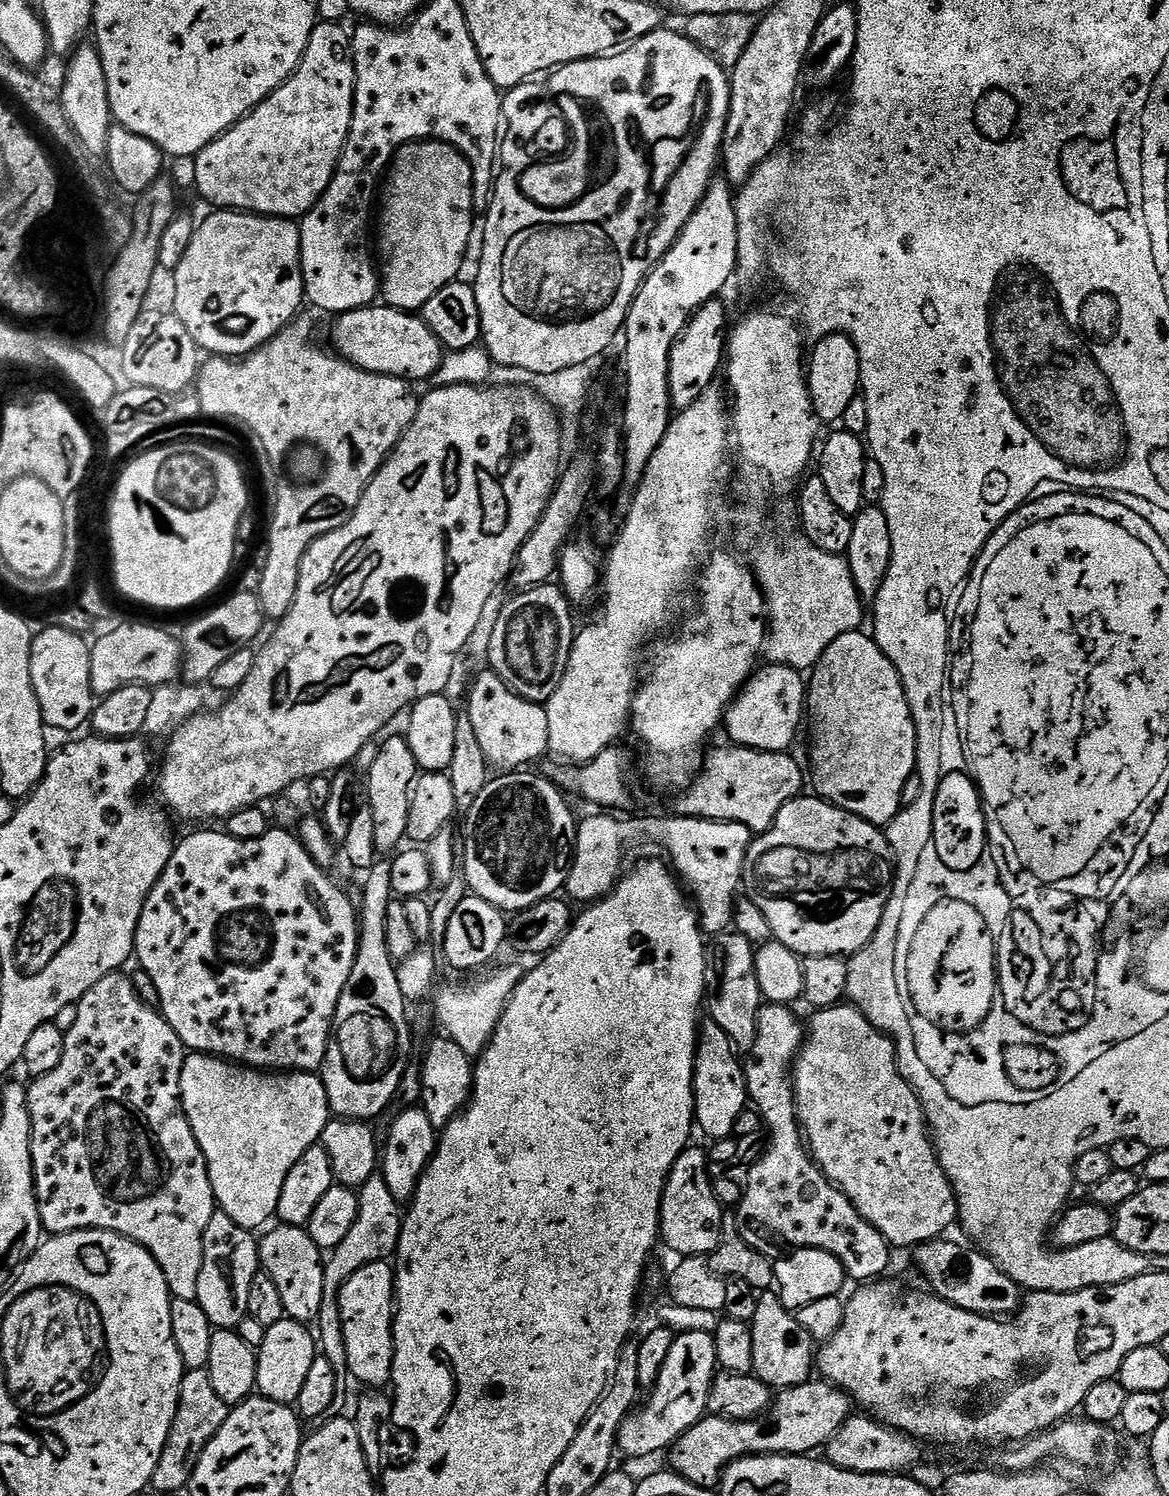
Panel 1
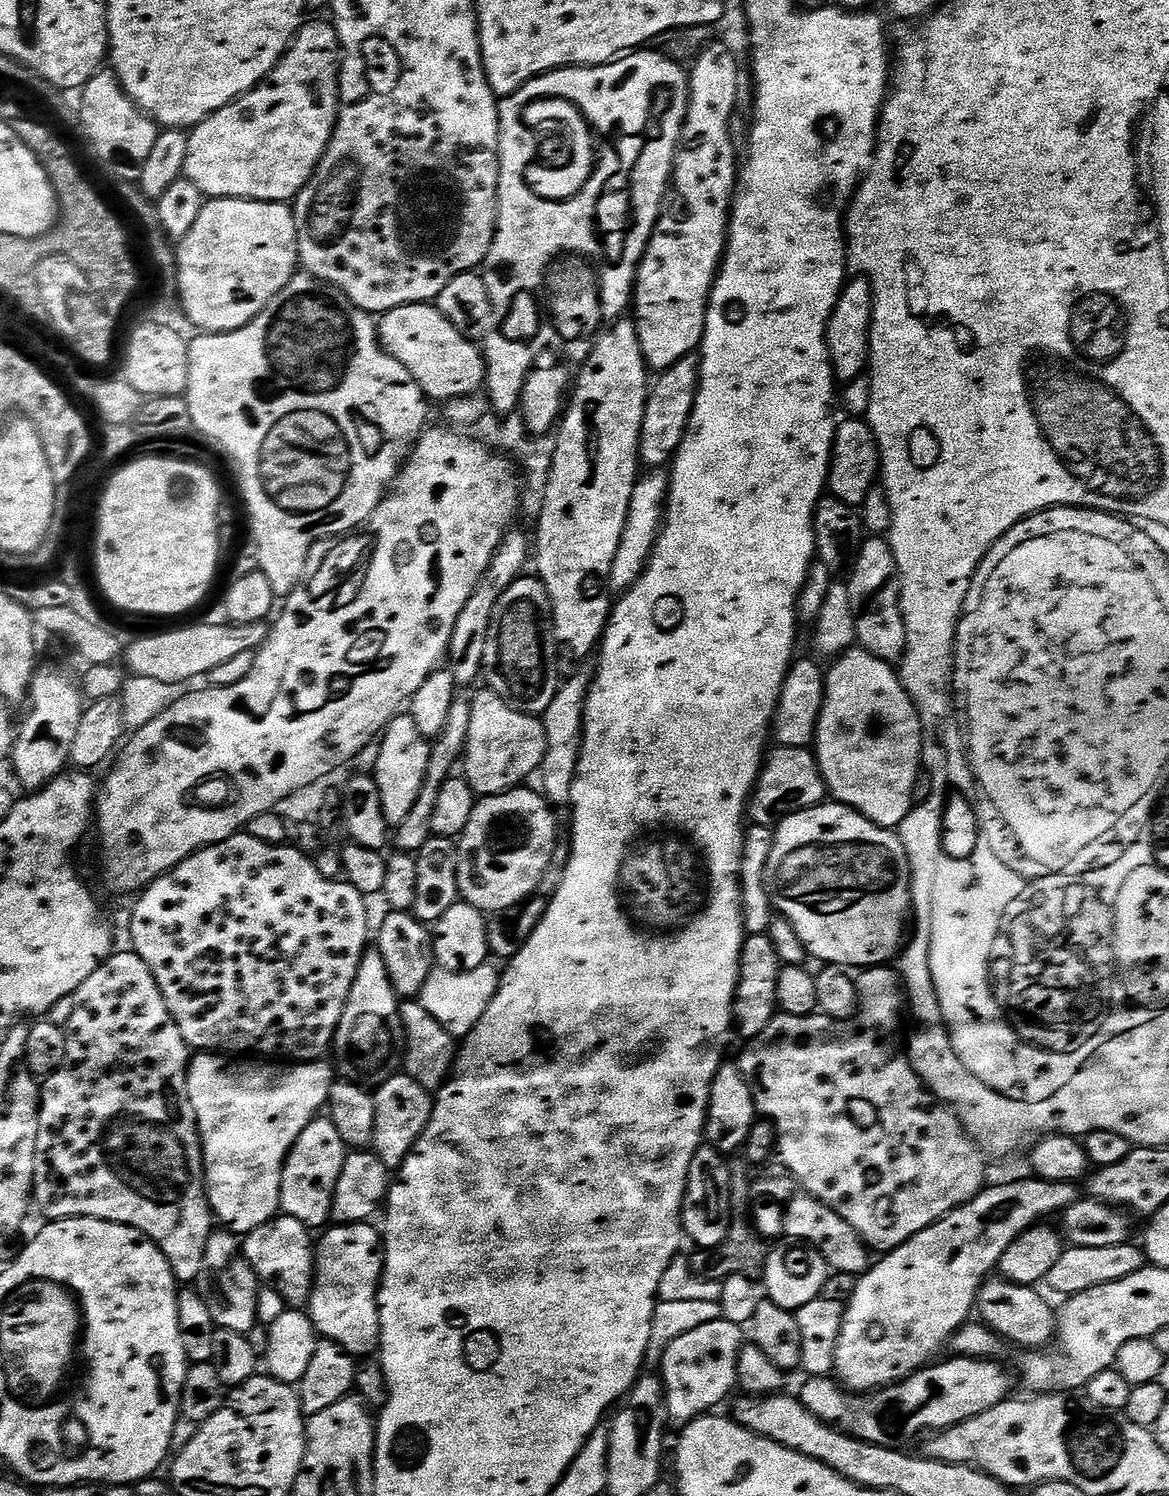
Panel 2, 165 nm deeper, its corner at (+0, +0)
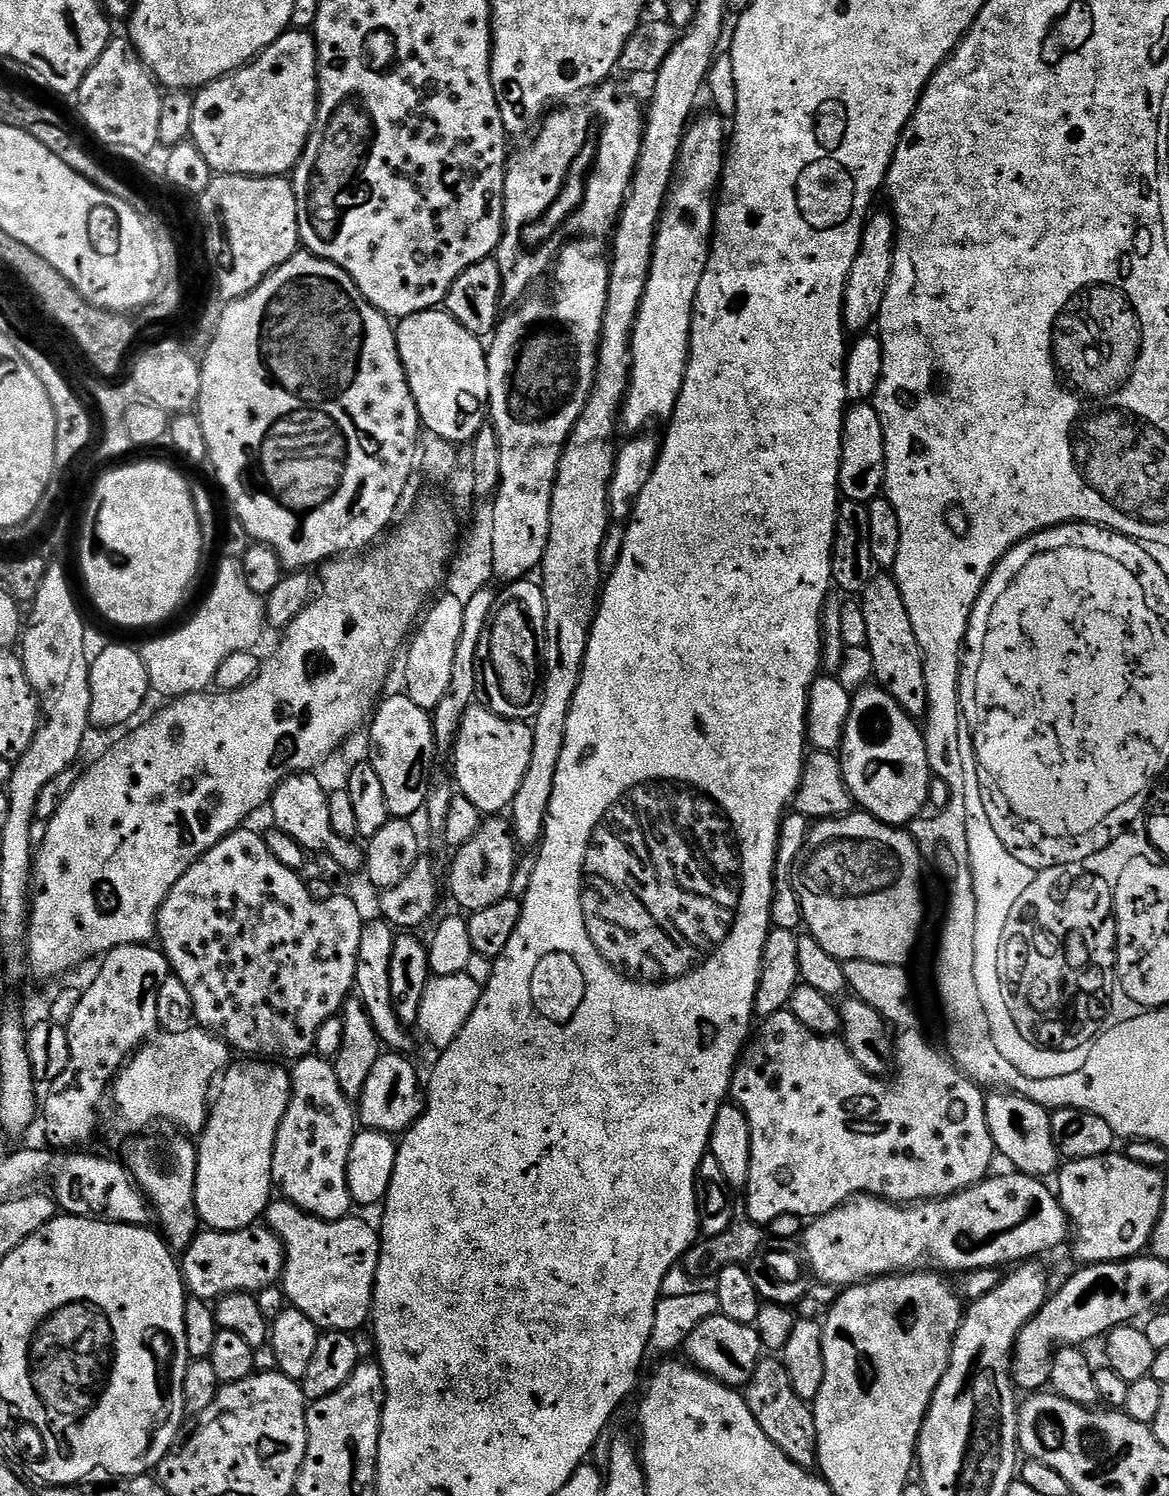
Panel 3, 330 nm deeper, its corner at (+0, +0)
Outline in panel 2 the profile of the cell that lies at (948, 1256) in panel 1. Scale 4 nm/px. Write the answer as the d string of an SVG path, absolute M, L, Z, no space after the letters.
M1003 1278L989 1279L980 1288L978 1297L978 1316L997 1336L1017 1344L1020 1350L1040 1350L1053 1343L1056 1335L1057 1313L1042 1297L1035 1287L1015 1284Z

